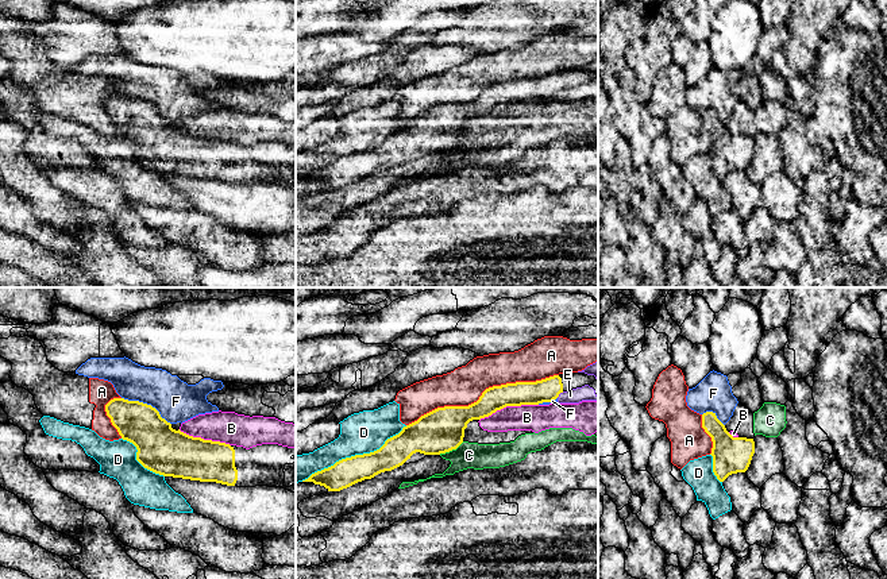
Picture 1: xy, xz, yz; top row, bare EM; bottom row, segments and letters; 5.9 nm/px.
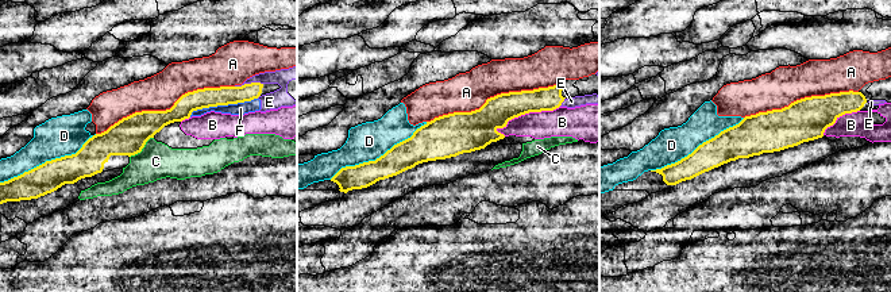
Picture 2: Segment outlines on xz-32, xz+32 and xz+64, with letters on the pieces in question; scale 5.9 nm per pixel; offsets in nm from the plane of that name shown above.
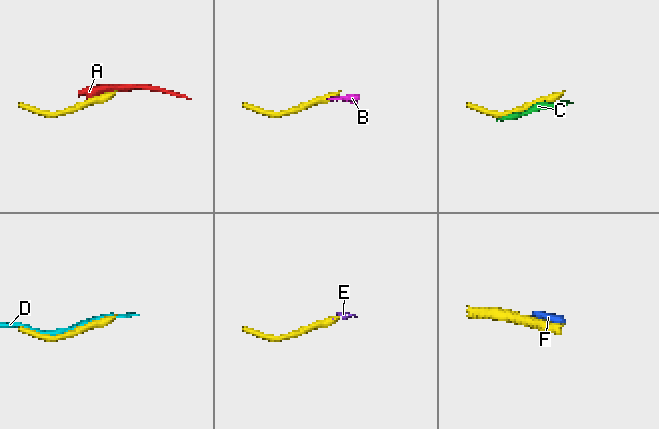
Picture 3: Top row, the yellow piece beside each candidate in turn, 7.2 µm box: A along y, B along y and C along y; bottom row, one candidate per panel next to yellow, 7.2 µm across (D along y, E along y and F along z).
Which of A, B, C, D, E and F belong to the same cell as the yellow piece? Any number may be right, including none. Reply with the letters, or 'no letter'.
no letter

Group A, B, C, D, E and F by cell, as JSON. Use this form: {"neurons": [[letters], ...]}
{"neurons": [["A"], ["B", "C"], ["D"], ["E", "F"]]}

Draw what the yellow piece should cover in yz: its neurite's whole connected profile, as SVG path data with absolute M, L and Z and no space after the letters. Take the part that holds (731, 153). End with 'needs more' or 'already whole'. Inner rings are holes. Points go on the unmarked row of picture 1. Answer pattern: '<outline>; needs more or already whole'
M716 111L702 112L702 126L711 135L713 170L720 180L729 173L745 170L755 151L753 136L733 135Z; already whole

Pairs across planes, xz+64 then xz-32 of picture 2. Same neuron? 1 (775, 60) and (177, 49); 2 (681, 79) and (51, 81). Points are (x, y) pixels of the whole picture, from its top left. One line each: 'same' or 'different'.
1: different
2: same

